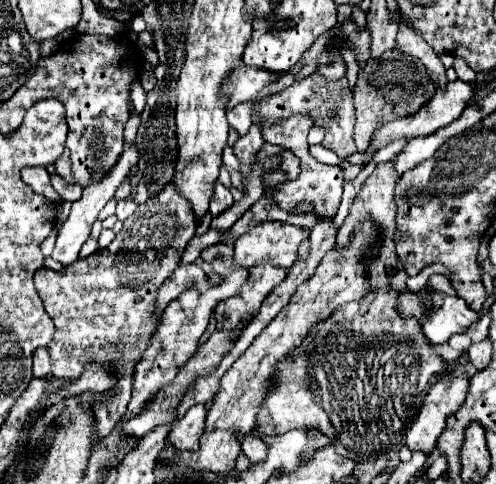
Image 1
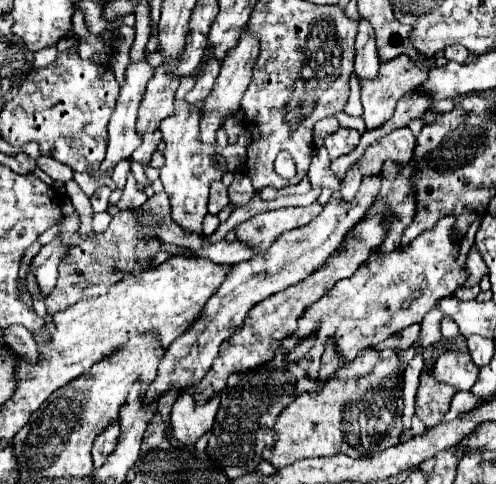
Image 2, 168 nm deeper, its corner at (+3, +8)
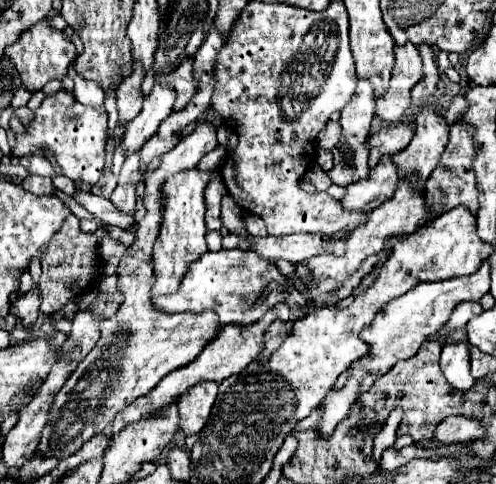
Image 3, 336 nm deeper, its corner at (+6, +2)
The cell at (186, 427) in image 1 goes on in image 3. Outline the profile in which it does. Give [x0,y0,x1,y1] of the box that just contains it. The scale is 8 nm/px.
[179,382,217,436]

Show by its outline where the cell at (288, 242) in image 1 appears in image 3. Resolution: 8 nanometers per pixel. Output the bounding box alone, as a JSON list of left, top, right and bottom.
[211,2,367,236]

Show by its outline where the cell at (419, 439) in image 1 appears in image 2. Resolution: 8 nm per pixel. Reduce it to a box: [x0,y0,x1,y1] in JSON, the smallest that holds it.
[432,352,478,390]

